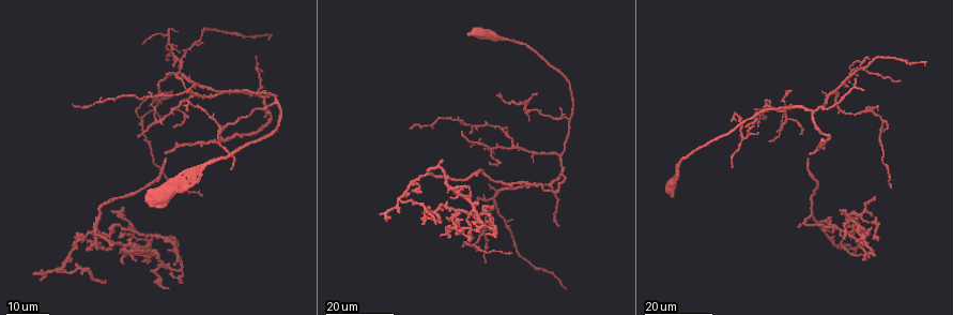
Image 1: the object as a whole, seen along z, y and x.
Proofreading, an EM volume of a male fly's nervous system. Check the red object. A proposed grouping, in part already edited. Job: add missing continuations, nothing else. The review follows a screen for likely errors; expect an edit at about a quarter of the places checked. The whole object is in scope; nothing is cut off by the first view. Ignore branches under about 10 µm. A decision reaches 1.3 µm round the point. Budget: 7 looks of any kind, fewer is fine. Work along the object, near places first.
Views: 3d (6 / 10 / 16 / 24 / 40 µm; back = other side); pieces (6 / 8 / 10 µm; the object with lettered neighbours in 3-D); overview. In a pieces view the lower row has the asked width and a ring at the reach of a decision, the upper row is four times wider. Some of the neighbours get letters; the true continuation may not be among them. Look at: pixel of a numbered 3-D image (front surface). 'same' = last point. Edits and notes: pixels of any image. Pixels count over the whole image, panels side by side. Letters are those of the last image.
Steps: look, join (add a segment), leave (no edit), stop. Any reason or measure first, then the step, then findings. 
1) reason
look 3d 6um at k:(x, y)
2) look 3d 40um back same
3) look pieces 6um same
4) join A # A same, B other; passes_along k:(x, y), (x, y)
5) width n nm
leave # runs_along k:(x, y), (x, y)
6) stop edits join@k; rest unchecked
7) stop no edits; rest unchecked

look 3d 24um at 1:(463, 132)

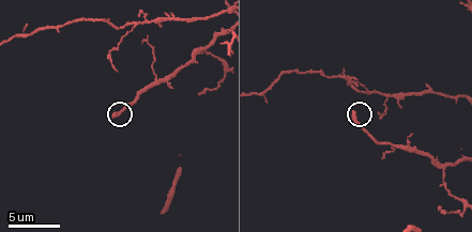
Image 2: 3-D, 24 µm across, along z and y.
look pieces 8um at 2:(114, 117)

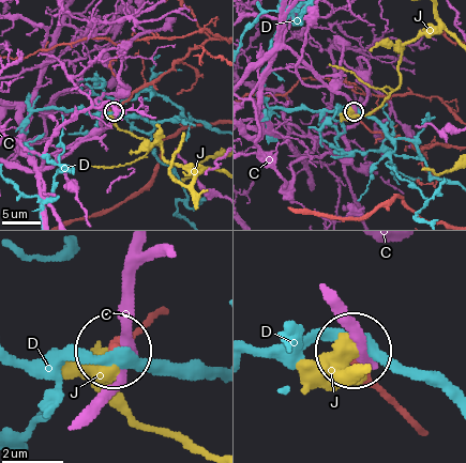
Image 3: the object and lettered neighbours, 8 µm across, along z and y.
leave # C other, D other, J other; runs_along 3:(159, 310), (115, 351); no lettered segment goes on from it

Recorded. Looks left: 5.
an open end
look 3d 16um at 1:(435, 224)

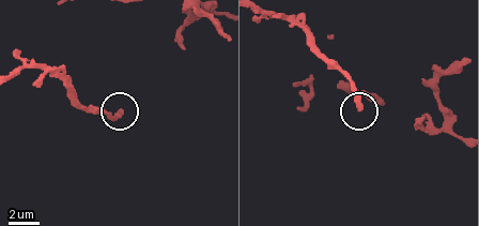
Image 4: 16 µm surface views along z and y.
look pieces 8um at 4:(118, 111)

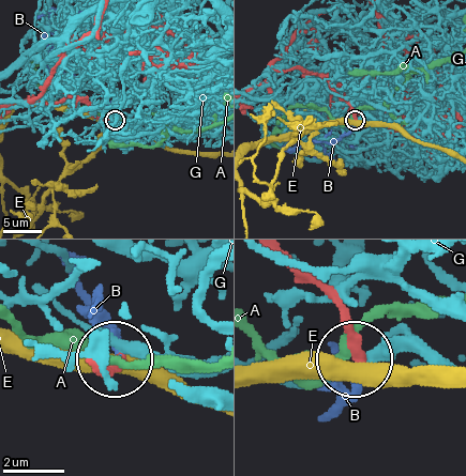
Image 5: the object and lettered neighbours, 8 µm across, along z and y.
join B # A other, B same, E other, G other; it goes on there

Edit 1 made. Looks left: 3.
branch stops here
look 3d 16um at 1:(558, 225)

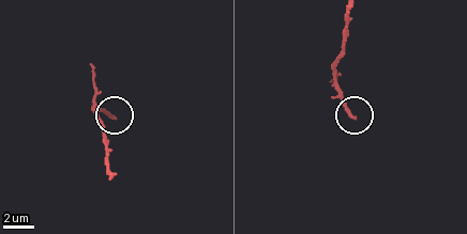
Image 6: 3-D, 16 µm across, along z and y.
see the neighbours
look pieces 8um at 6:(355, 118)

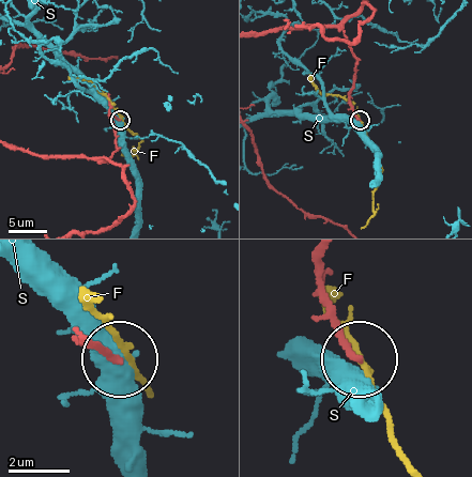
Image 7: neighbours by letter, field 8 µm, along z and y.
leave # F other, S other; runs_along 7:(325, 258), (325, 304), (335, 335), (353, 355); none of them fits

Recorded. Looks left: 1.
stop edits join@5; rest unchecked

